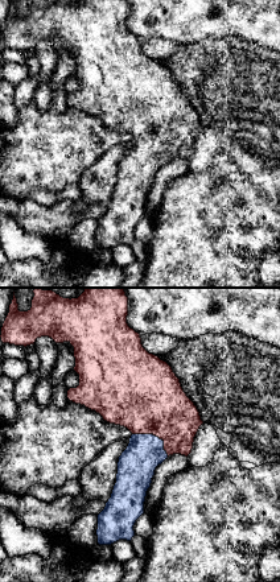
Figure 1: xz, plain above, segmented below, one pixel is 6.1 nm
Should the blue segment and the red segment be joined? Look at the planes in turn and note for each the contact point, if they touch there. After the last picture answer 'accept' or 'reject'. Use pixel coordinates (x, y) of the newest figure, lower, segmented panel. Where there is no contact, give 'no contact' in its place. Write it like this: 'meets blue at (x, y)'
meets blue at (155, 436)

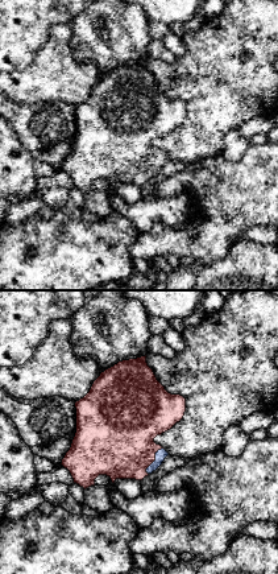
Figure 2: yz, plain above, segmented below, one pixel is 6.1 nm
meets blue at (154, 461)

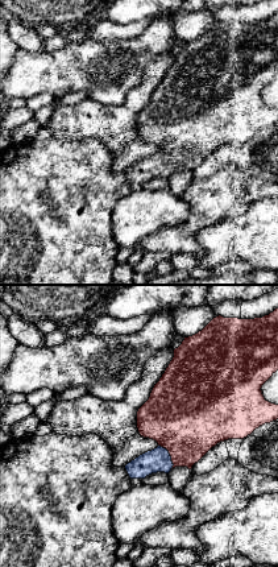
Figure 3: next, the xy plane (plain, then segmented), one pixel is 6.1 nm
meets blue at (169, 455)

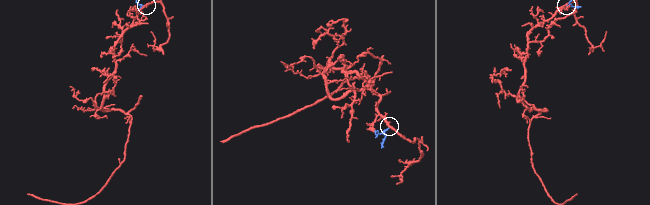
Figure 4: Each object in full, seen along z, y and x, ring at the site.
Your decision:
accept

